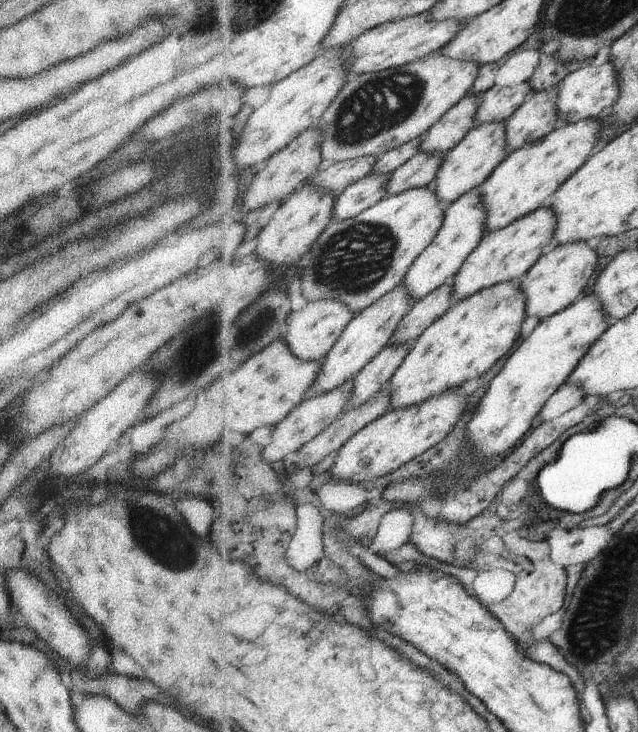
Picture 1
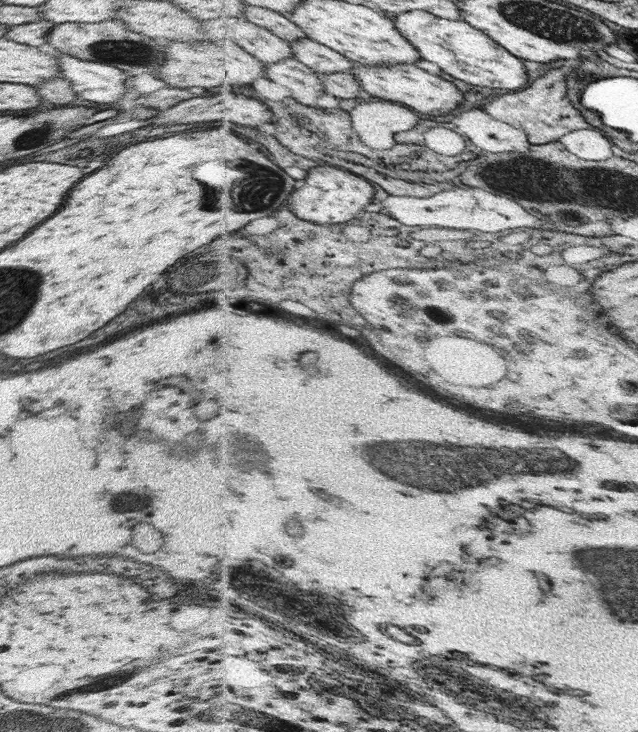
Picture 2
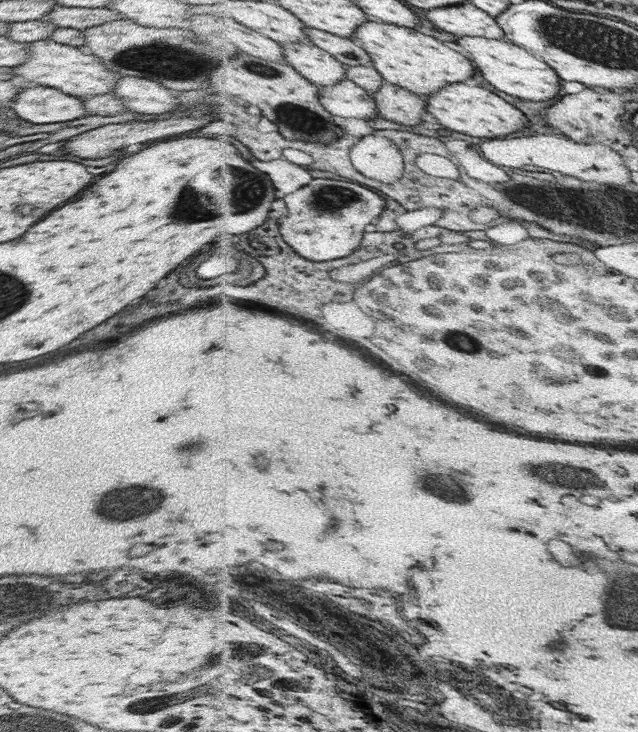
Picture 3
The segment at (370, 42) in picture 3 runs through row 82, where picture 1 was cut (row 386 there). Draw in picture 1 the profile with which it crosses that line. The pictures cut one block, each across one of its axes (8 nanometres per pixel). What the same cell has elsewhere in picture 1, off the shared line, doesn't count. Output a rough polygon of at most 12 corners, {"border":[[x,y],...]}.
{"border":[[522,278],[454,303],[390,382],[392,411],[492,368],[520,342]]}

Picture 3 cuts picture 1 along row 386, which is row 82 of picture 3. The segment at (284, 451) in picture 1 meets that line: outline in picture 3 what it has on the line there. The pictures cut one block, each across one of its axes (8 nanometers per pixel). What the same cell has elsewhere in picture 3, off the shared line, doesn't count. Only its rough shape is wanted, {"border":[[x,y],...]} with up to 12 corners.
{"border":[[353,80],[321,87],[341,120],[382,116],[374,93]]}

